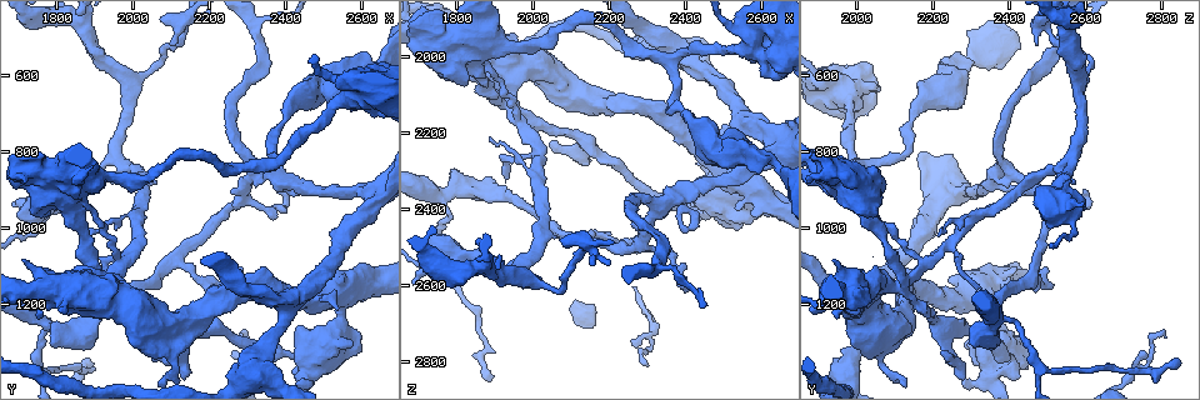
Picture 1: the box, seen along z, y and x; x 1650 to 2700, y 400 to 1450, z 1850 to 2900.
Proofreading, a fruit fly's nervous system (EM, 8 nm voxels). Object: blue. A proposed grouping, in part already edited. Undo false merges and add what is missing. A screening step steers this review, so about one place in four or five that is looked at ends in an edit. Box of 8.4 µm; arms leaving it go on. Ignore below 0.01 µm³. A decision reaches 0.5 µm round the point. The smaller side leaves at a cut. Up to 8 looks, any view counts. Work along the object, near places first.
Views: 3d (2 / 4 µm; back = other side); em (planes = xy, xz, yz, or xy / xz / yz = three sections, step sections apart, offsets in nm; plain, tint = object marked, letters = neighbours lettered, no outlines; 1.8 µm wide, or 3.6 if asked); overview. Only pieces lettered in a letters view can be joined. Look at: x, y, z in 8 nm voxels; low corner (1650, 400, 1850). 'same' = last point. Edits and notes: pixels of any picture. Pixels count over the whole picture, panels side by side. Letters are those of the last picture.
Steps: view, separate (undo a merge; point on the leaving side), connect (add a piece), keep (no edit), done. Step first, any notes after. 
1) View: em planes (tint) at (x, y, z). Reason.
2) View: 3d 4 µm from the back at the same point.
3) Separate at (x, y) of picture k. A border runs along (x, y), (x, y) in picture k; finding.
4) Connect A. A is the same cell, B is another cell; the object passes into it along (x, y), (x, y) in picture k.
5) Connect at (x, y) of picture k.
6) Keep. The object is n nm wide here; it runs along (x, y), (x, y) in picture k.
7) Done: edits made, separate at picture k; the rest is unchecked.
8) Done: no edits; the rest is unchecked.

View: em xy step 8 (tint) at (2425, 670, 2175). Calibre changes.

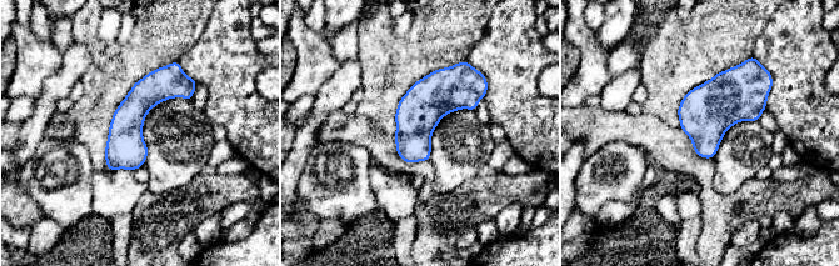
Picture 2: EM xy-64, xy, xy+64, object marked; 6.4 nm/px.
View: em planes (letters) at the same point. Another direction.

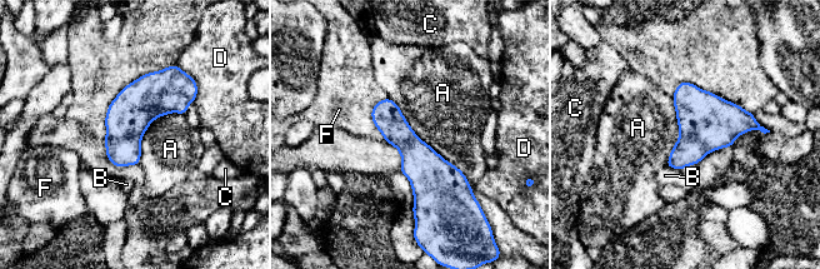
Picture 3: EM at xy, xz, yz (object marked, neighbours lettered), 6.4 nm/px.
Keep. A, B, C, D and F are other cells; a border runs along (388, 96), (475, 197) in picture 3; continuous, no second neuron.

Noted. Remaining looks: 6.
View: em planes (tint) at (2575, 645, 1970). Calibre changes.

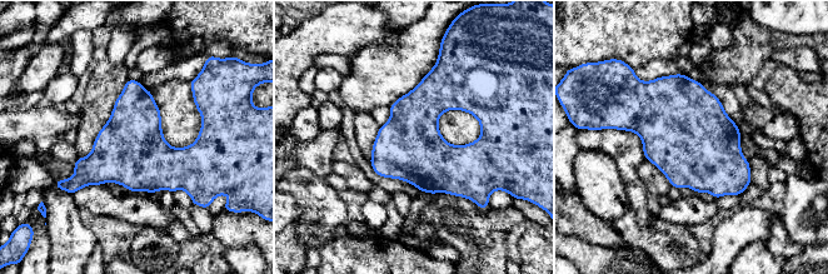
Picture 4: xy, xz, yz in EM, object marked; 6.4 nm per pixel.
View: em planes (letters) at the same point. What lies round it.

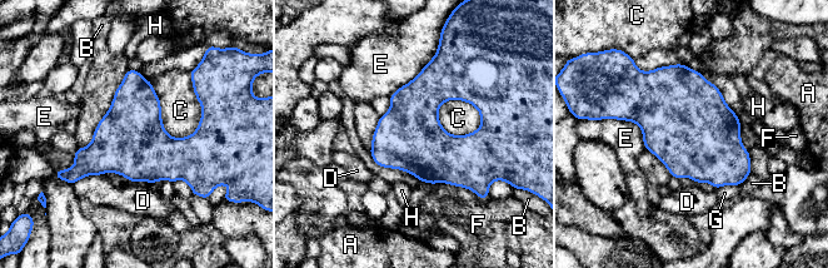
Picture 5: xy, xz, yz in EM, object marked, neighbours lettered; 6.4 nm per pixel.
Keep. The object is 440 nm wide here; A, B, C, D, E, F, G and H are other cells; a border runs along (150, 82), (163, 128), (190, 135) in picture 5; one neuron here.

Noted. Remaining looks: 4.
View: em 3.6 µm planes (letters) at (2535, 1190, 2340). Sudden change in width.

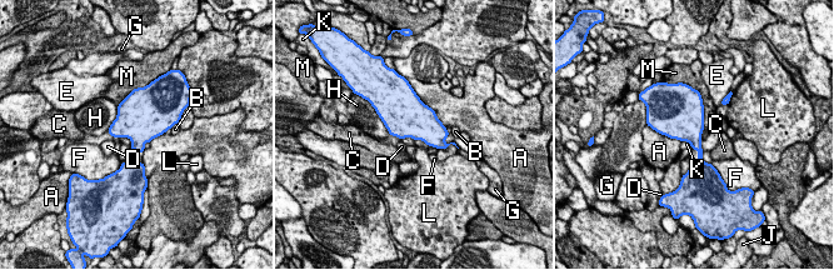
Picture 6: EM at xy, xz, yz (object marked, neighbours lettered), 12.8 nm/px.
Keep. The object is 480 nm wide here; A, B, C, D, E, F, G, H, J, K, L and M are other cells; a border runs along (692, 88), (702, 99), (704, 130) in picture 6; one neuron here.

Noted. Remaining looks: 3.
Done: no edits; the rest is unchecked.

